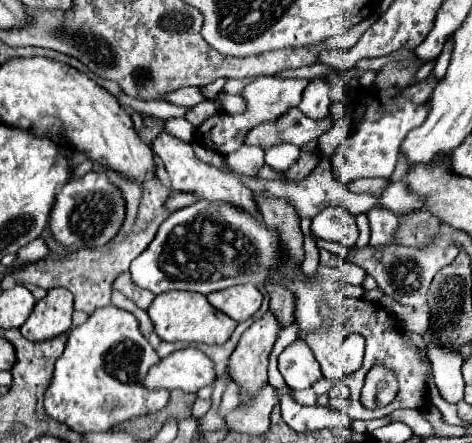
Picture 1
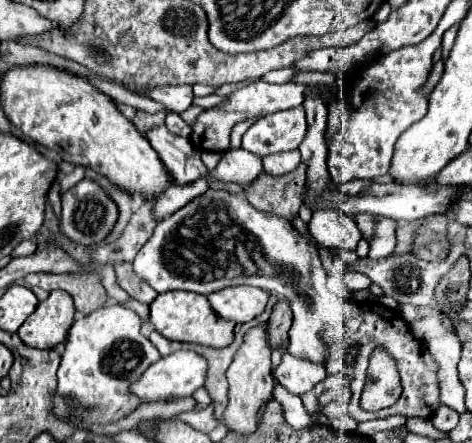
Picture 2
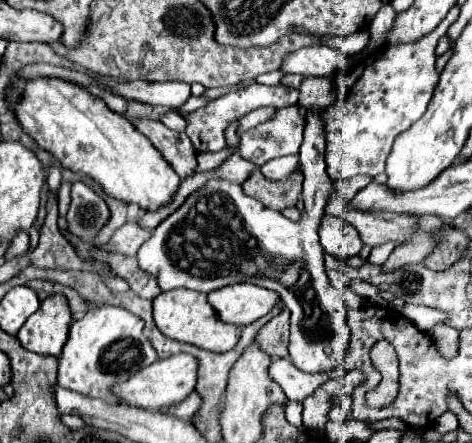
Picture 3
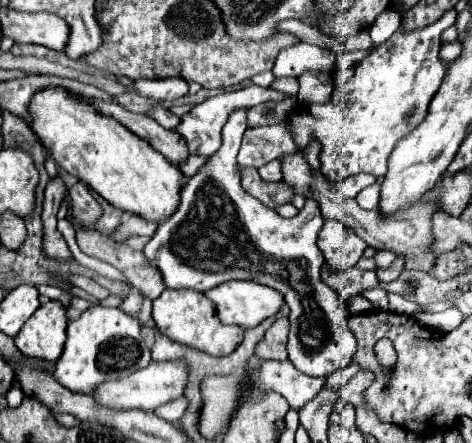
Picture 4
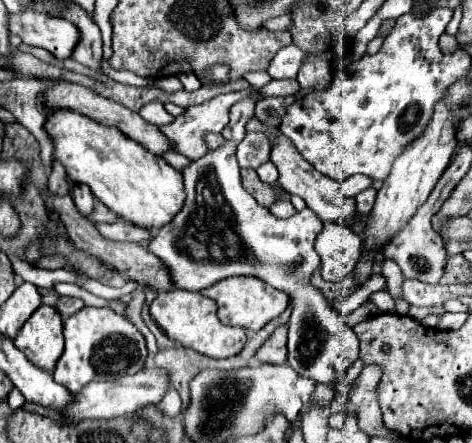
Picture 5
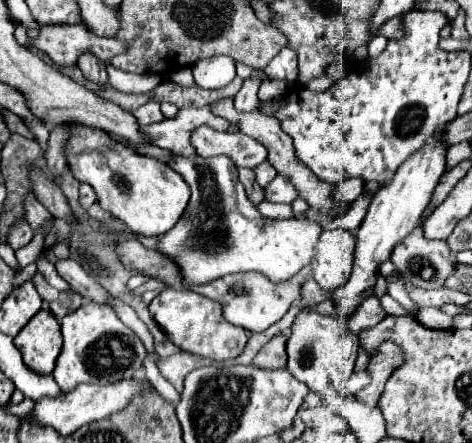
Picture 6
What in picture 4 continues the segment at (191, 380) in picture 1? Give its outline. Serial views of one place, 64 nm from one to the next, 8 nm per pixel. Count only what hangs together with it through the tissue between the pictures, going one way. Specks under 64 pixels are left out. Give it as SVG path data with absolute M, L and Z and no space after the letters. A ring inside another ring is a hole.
M178 358L170 362L152 362L150 366L136 370L134 374L106 382L98 386L94 398L98 404L108 408L124 408L124 410L156 410L162 404L168 404L180 396L184 396L184 390L188 386L188 364Z

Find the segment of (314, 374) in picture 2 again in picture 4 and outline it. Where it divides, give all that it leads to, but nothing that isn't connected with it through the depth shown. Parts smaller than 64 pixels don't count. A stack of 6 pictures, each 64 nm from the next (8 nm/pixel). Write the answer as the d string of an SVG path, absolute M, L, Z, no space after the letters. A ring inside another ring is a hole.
M266 360L260 368L258 384L260 388L266 386L274 392L280 392L292 408L302 408L308 400L312 400L322 390L326 378L304 376L302 372L296 372L296 368L288 364L288 360L284 362Z

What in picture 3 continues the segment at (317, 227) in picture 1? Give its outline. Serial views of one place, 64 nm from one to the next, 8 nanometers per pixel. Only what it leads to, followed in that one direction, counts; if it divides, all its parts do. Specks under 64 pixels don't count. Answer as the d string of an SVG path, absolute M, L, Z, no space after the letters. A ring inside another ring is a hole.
M324 214L320 228L318 228L318 236L320 236L320 244L322 244L324 252L328 252L336 258L354 256L362 248L362 240L360 240L356 228L352 228L352 224L348 226L348 222L340 220L338 216Z

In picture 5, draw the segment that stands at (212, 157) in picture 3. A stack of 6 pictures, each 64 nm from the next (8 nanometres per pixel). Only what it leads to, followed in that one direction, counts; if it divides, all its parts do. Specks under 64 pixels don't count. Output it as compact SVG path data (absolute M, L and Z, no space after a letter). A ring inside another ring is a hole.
M176 151L166 152L162 155L162 158L179 171L183 171L183 169L192 162L191 159L177 153Z

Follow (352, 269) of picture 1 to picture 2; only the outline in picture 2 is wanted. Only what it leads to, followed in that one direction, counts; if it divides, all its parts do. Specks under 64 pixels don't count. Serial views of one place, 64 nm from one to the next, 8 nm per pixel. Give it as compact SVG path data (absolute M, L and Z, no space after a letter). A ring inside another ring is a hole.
M354 270L346 274L344 284L346 284L350 290L368 290L368 288L370 288L370 280L368 280L362 272L354 272Z

